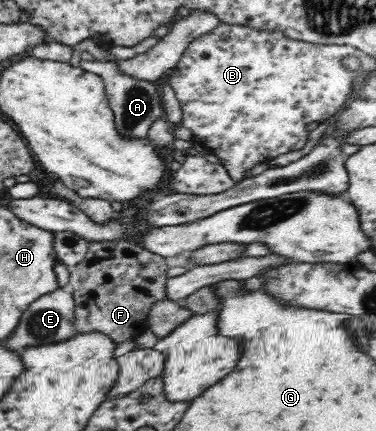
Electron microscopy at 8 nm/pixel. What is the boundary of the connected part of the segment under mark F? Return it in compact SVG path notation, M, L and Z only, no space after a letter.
M96 241L88 242L84 259L70 267L71 275L67 289L74 298L74 331L72 337L79 333L104 332L118 344L128 339L136 339L147 330L145 322L150 307L164 299L164 285L168 281L166 258L130 241Z

